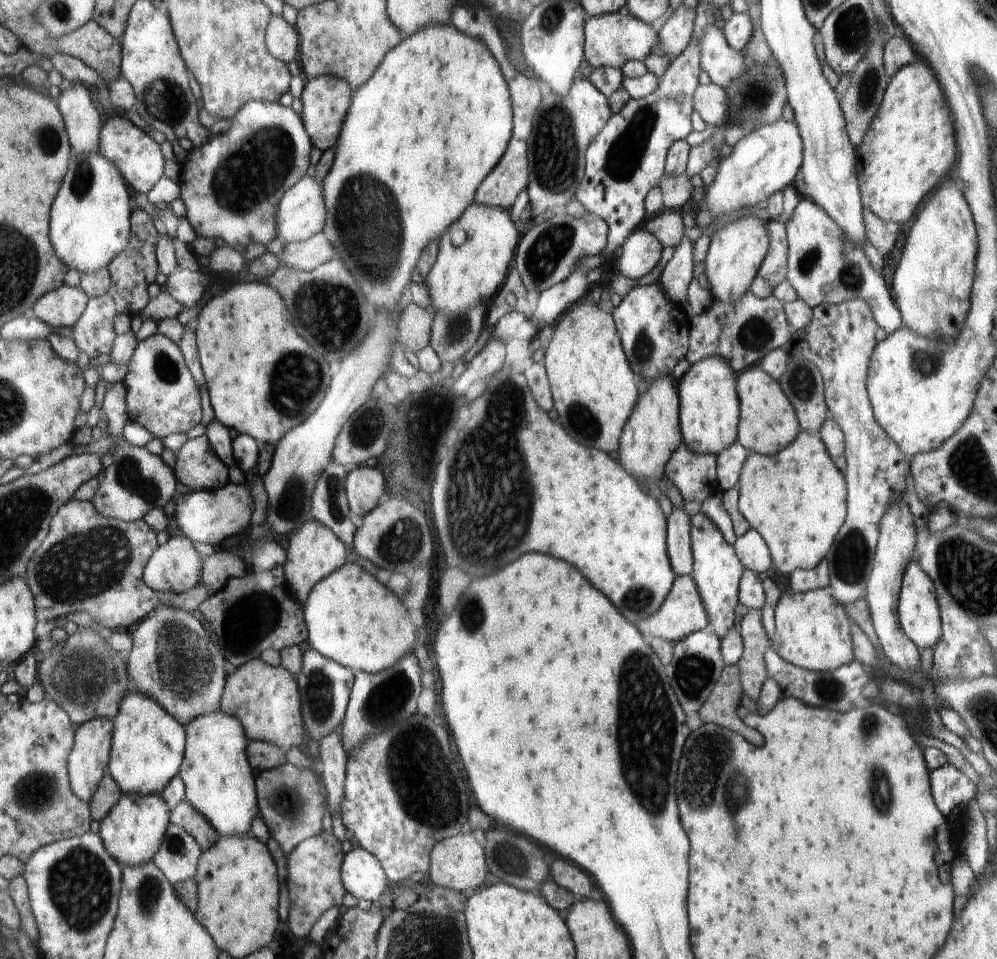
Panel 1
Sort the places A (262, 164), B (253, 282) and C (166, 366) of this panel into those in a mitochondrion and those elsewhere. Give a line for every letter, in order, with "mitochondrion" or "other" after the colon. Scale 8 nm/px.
A: mitochondrion
B: other
C: mitochondrion

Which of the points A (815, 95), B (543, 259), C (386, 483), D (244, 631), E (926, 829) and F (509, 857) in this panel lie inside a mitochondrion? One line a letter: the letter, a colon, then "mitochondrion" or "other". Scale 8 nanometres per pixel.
A: other
B: mitochondrion
C: other
D: mitochondrion
E: other
F: mitochondrion

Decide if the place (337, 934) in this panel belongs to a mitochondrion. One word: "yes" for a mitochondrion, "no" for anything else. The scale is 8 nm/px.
no

